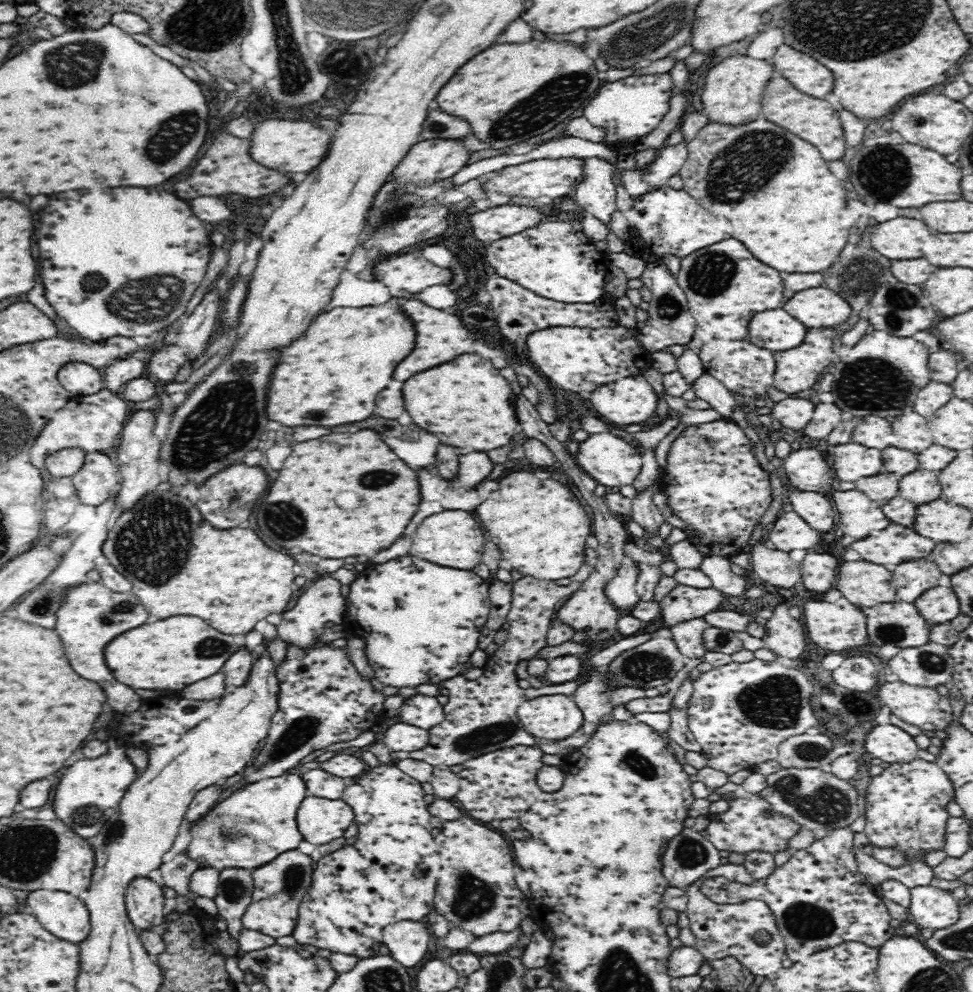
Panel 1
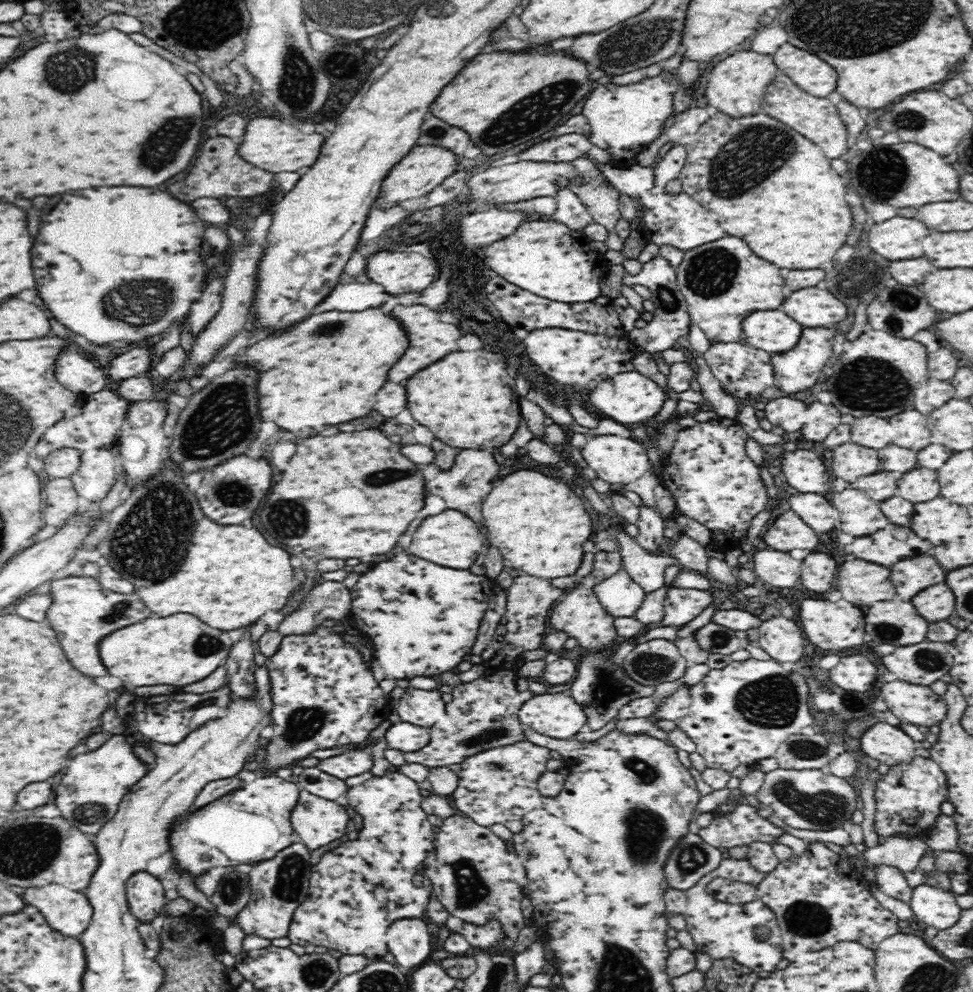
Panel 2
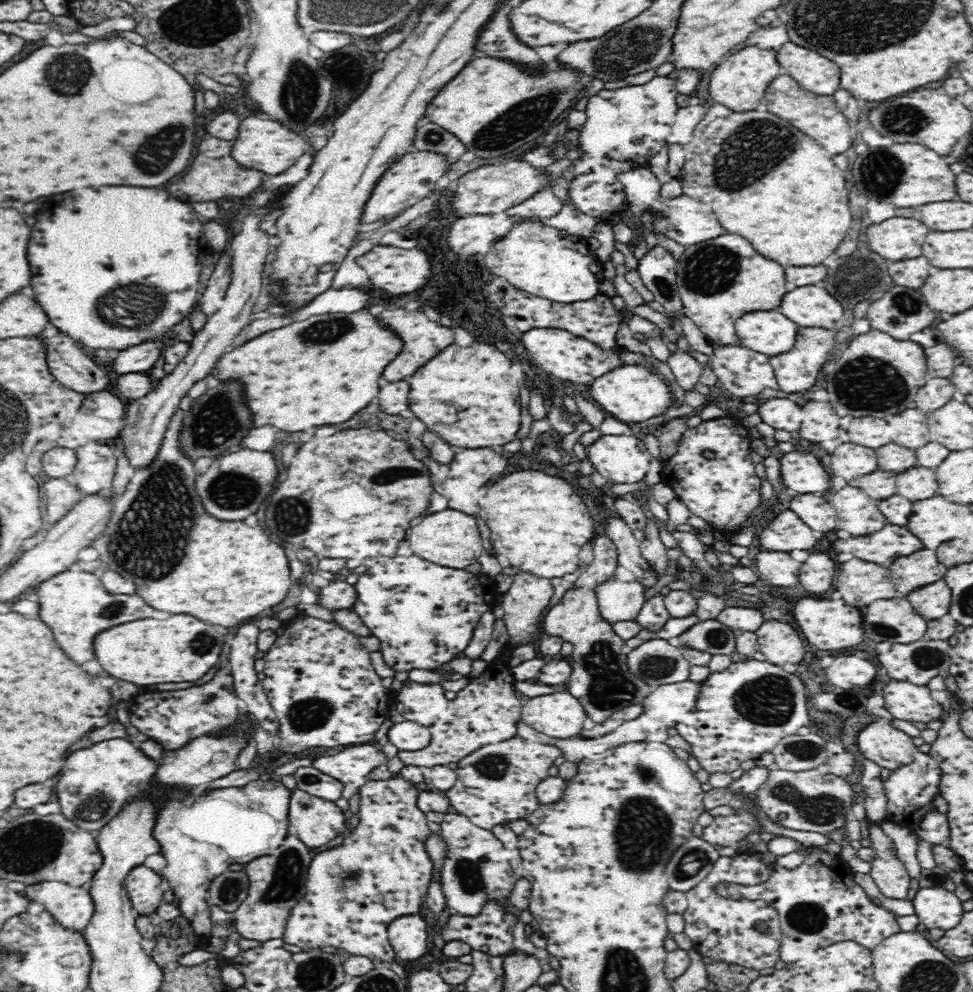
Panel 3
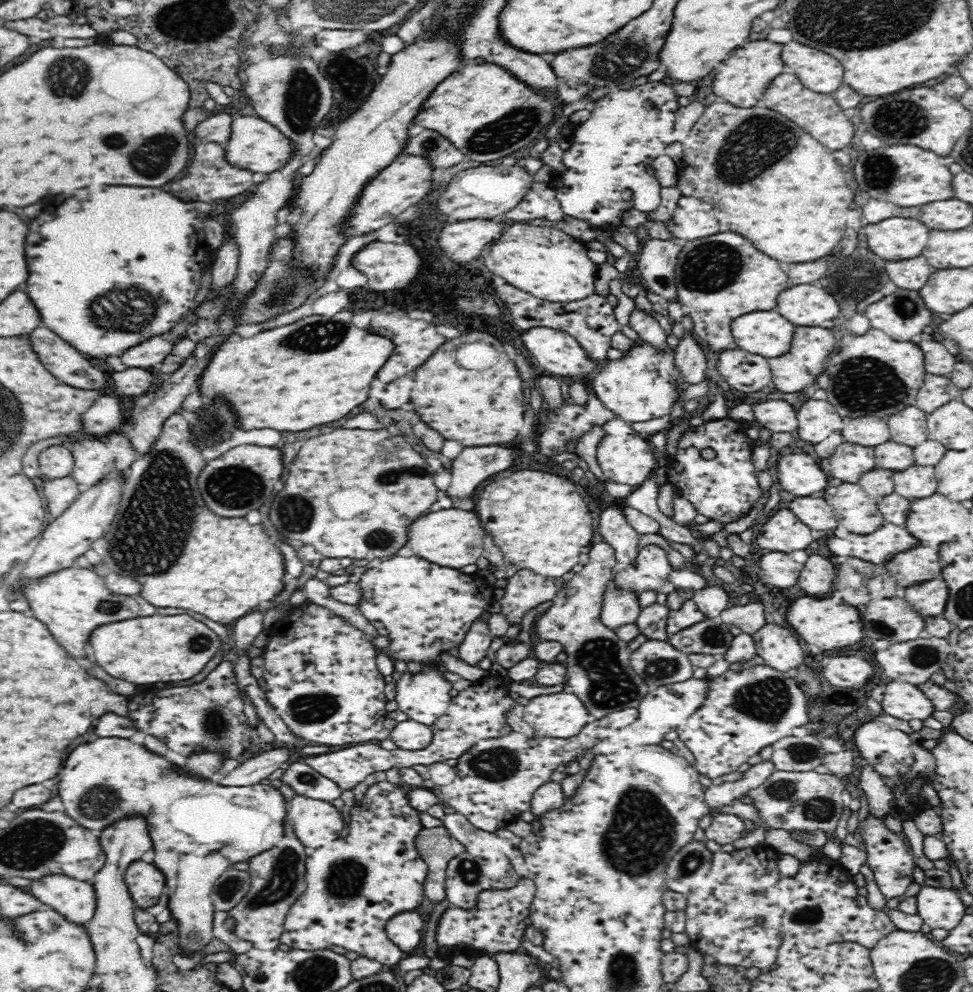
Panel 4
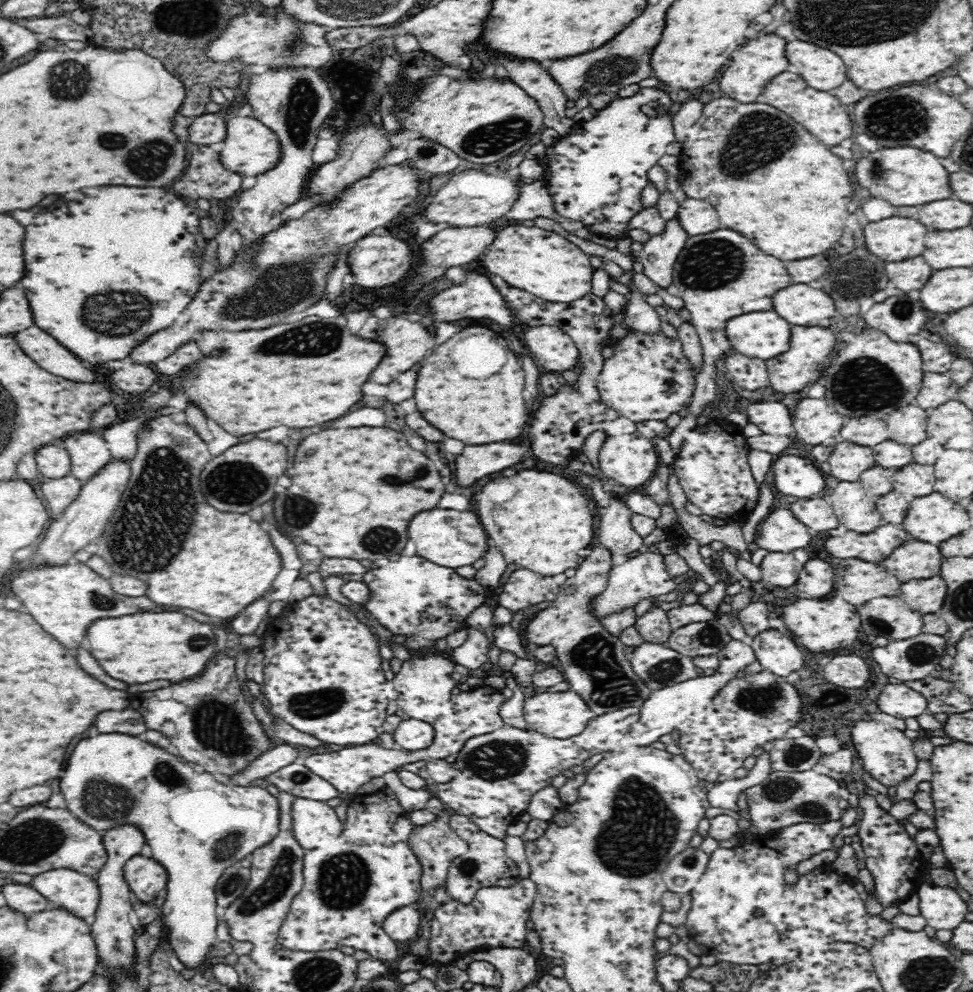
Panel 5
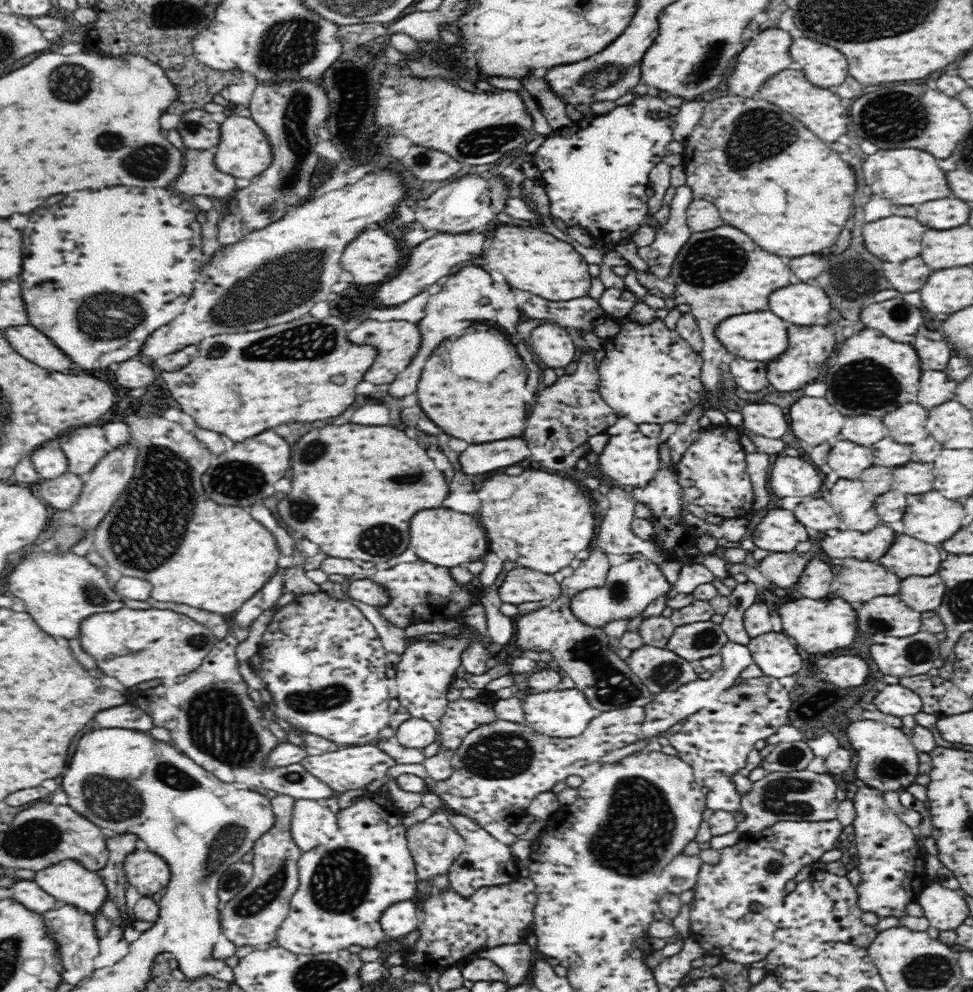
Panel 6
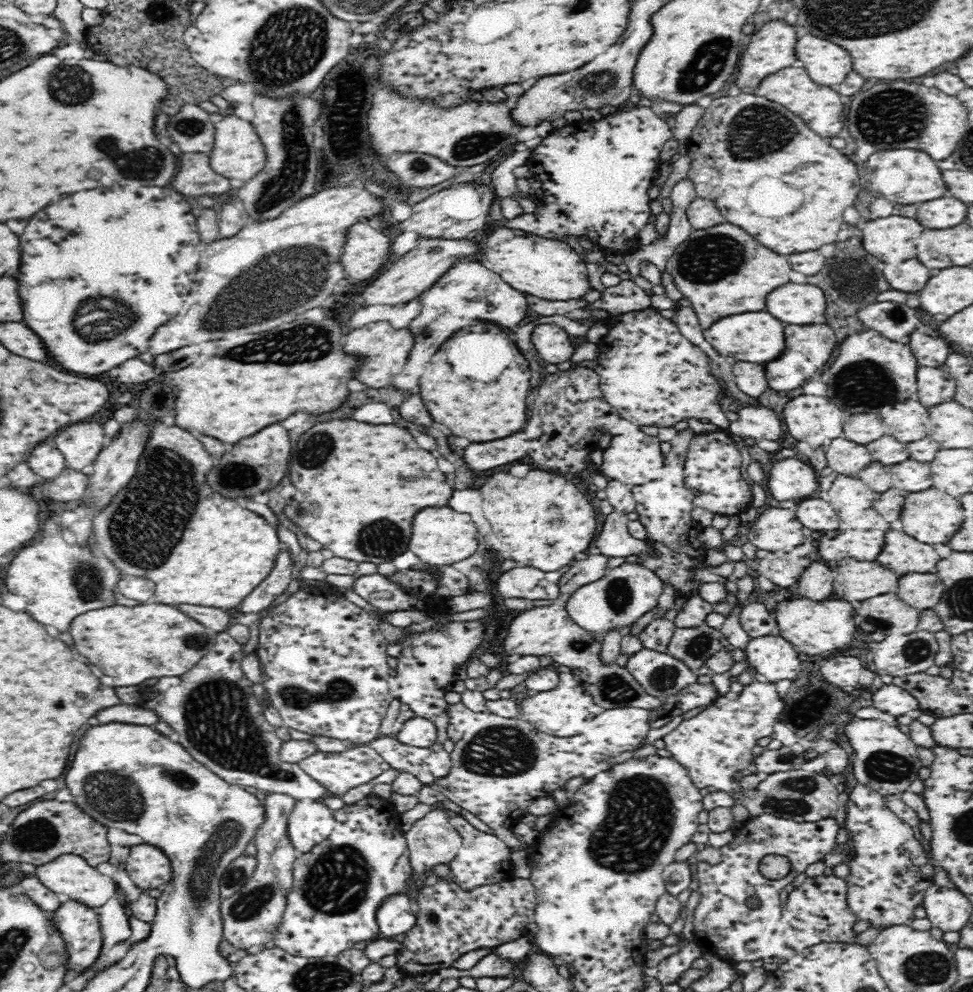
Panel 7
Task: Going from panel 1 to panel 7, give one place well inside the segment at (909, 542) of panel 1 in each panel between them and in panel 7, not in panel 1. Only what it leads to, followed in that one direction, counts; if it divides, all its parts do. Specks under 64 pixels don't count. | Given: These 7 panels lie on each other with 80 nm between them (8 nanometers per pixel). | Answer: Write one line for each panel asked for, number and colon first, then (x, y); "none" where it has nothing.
2: (894, 543)
3: (883, 547)
4: (880, 546)
5: (877, 545)
6: (871, 545)
7: (861, 545)

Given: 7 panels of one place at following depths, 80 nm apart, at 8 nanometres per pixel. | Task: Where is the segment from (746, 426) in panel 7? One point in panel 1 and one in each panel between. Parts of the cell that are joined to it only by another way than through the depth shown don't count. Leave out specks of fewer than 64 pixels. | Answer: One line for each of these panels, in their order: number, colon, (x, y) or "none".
1: (794, 413)
2: (787, 415)
3: (781, 414)
4: (778, 416)
5: (773, 418)
6: (762, 419)

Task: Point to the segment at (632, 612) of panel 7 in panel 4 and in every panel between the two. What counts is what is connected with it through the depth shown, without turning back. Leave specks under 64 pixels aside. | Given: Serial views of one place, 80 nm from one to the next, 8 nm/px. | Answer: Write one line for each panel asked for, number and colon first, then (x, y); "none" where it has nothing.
4: (650, 570)
5: (643, 577)
6: (630, 587)

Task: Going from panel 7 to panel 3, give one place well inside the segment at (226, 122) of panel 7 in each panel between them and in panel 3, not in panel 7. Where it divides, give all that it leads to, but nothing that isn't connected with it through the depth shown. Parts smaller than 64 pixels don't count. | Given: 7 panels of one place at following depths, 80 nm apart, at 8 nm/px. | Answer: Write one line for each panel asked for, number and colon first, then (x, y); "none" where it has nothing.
3: (266, 146)
4: (254, 145)
5: (250, 148)
6: (243, 151)

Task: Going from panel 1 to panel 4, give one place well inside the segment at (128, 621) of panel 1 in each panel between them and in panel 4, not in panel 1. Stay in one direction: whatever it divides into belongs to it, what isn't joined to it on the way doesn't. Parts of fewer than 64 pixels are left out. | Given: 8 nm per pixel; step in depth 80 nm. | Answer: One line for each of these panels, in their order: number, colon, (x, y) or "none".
2: (82, 612)
3: (76, 605)
4: (72, 602)

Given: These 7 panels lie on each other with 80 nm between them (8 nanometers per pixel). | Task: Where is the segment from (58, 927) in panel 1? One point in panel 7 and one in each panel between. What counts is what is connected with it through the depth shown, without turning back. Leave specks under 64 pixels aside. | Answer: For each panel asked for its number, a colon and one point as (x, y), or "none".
2: (68, 911)
3: (72, 906)
4: (74, 899)
5: (78, 893)
6: (70, 883)
7: (69, 875)

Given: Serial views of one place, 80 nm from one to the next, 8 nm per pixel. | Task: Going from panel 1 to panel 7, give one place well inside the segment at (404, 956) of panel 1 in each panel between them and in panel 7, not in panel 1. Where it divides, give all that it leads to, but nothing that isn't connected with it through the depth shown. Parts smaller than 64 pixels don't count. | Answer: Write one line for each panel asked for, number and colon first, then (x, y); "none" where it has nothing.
2: (408, 939)
3: (407, 934)
4: (406, 929)
5: (401, 925)
6: (399, 919)
7: (394, 916)

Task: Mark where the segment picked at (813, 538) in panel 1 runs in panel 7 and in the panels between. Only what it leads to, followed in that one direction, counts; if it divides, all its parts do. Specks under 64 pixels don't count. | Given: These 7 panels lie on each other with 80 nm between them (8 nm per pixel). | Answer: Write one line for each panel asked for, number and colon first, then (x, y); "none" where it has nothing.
2: (787, 531)
3: (785, 532)
4: (781, 531)
5: (778, 532)
6: (779, 531)
7: (774, 526)

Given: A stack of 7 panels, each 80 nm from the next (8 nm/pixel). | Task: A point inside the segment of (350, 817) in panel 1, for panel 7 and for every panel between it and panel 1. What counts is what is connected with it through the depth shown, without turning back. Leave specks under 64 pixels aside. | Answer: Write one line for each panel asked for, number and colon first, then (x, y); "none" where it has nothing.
2: (317, 821)
3: (316, 822)
4: (315, 822)
5: (315, 824)
6: (312, 824)
7: (310, 823)

